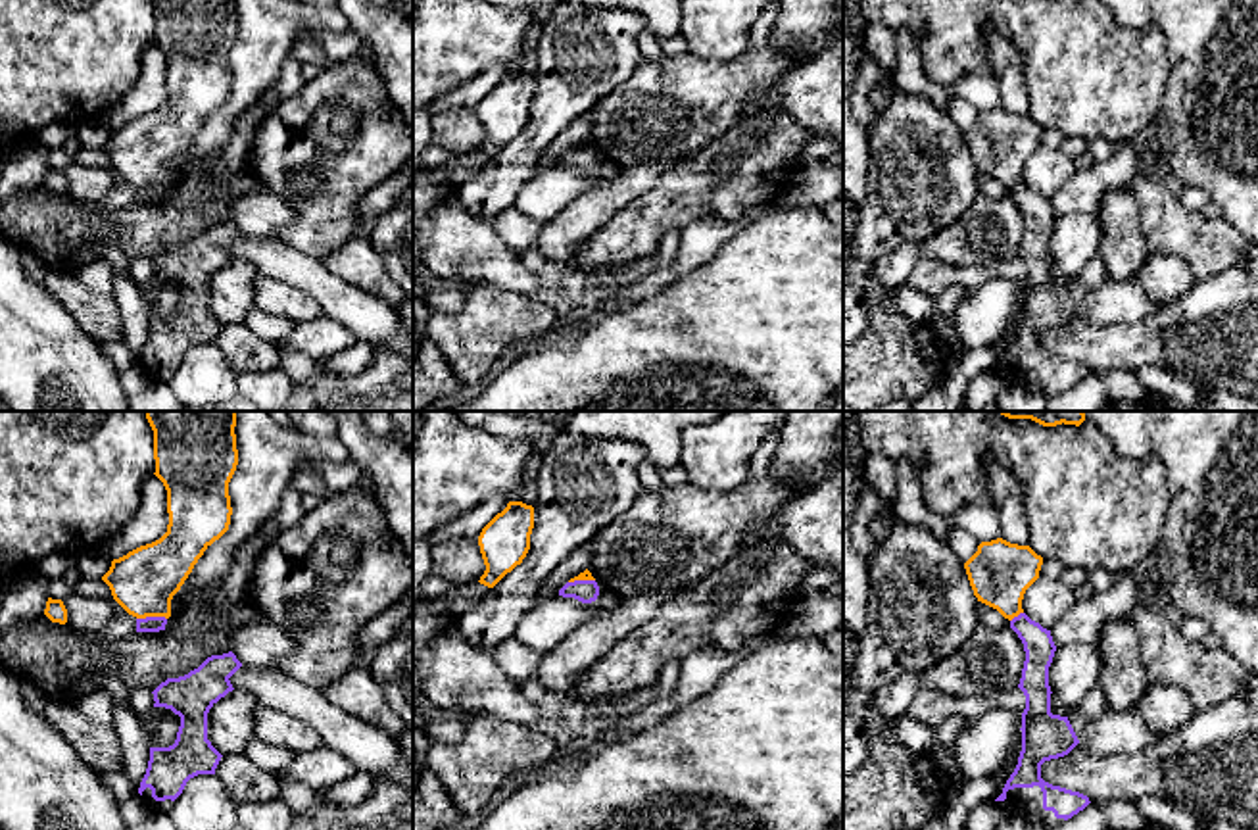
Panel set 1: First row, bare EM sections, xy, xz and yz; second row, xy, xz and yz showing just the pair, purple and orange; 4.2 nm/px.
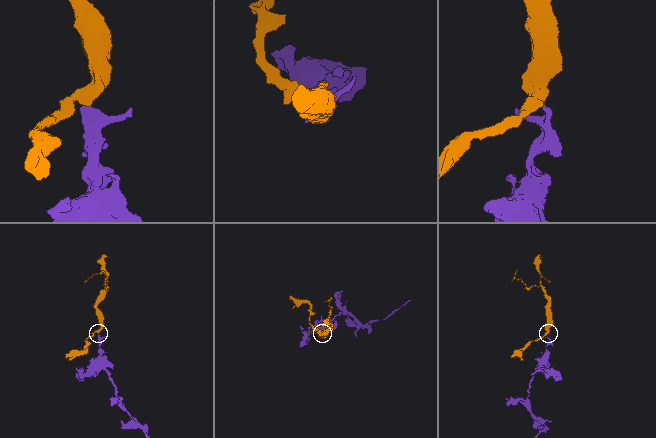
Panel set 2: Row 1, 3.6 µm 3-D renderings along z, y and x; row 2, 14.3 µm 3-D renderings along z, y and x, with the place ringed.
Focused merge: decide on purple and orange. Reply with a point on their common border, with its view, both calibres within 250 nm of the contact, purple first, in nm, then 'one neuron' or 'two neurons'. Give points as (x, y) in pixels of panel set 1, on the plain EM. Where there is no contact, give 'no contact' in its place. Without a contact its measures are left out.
xy (150, 187) | 60/280 nm | two neurons

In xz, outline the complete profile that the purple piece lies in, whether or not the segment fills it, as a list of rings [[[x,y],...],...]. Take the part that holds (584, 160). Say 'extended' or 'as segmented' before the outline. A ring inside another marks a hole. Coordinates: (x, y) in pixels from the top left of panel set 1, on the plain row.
as segmented; [[[574,150],[567,152],[561,159],[559,165],[563,167],[574,167],[582,173],[592,173],[599,165],[599,156],[595,150]]]

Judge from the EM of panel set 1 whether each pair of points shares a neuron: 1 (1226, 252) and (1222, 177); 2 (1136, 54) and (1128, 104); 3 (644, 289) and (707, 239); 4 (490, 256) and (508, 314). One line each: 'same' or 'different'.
1: different
2: same
3: same
4: different

